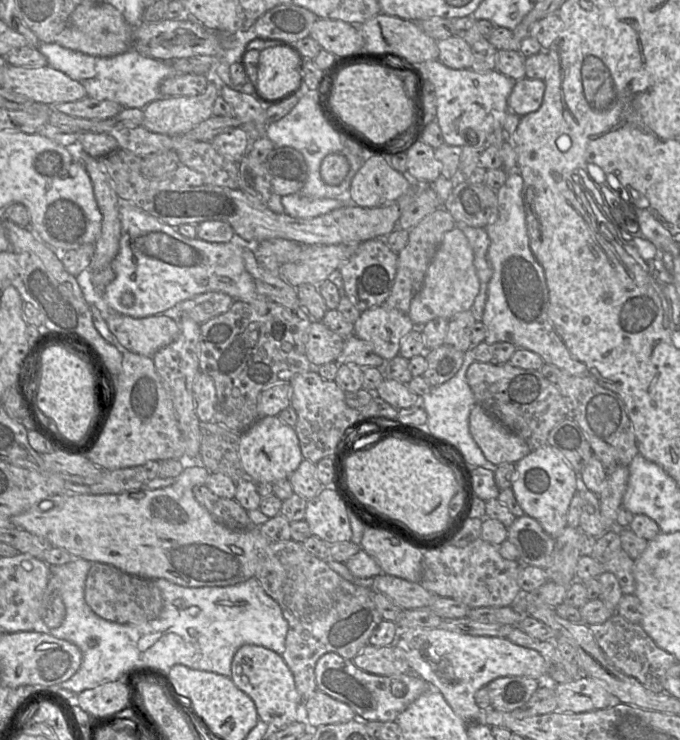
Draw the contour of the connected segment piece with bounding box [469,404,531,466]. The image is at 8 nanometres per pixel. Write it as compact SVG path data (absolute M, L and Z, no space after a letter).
M475 404L470 411L469 431L484 457L496 466L516 464L531 451L523 439L509 431L479 404Z

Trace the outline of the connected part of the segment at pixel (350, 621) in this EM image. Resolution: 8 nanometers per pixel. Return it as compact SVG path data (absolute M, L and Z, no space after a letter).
M293 540L270 543L258 564L255 578L279 604L288 622L282 657L293 673L302 703L317 690L315 666L319 658L334 652L353 660L369 644L373 630L383 620L373 601L374 589L345 580L326 561L313 556L302 543Z

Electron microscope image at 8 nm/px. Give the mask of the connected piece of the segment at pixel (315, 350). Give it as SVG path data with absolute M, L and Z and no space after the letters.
M312 321L305 345L306 357L313 368L336 362L345 339L328 329L321 321Z

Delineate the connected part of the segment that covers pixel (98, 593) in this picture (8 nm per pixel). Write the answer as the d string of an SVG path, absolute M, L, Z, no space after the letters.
M92 563L85 581L84 598L99 617L119 624L142 624L157 618L163 598L154 580L127 574L104 563Z

